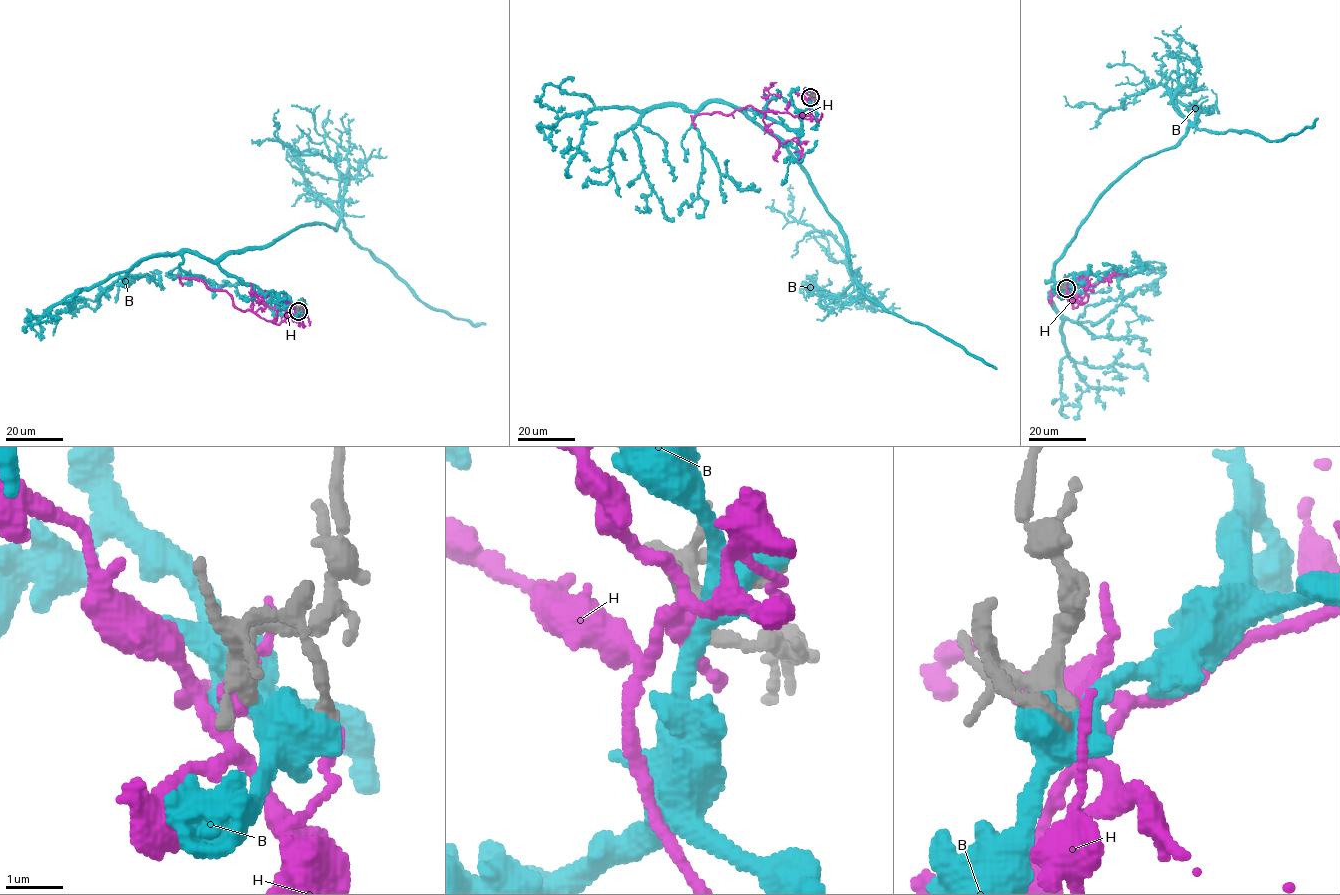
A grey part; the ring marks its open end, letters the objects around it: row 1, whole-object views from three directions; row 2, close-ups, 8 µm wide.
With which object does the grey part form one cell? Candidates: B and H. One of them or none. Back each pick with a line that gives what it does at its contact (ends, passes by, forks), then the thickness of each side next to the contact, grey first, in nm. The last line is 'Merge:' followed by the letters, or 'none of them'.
Merge: none of them

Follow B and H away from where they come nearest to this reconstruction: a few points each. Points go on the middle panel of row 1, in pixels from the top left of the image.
B: (810, 97), (798, 129), (731, 106), (778, 137), (806, 175), (844, 237), (849, 265), (863, 293), (996, 369)
H: (810, 97), (807, 115), (758, 111), (749, 106), (724, 115), (718, 112), (695, 115), (693, 118), (695, 128)

